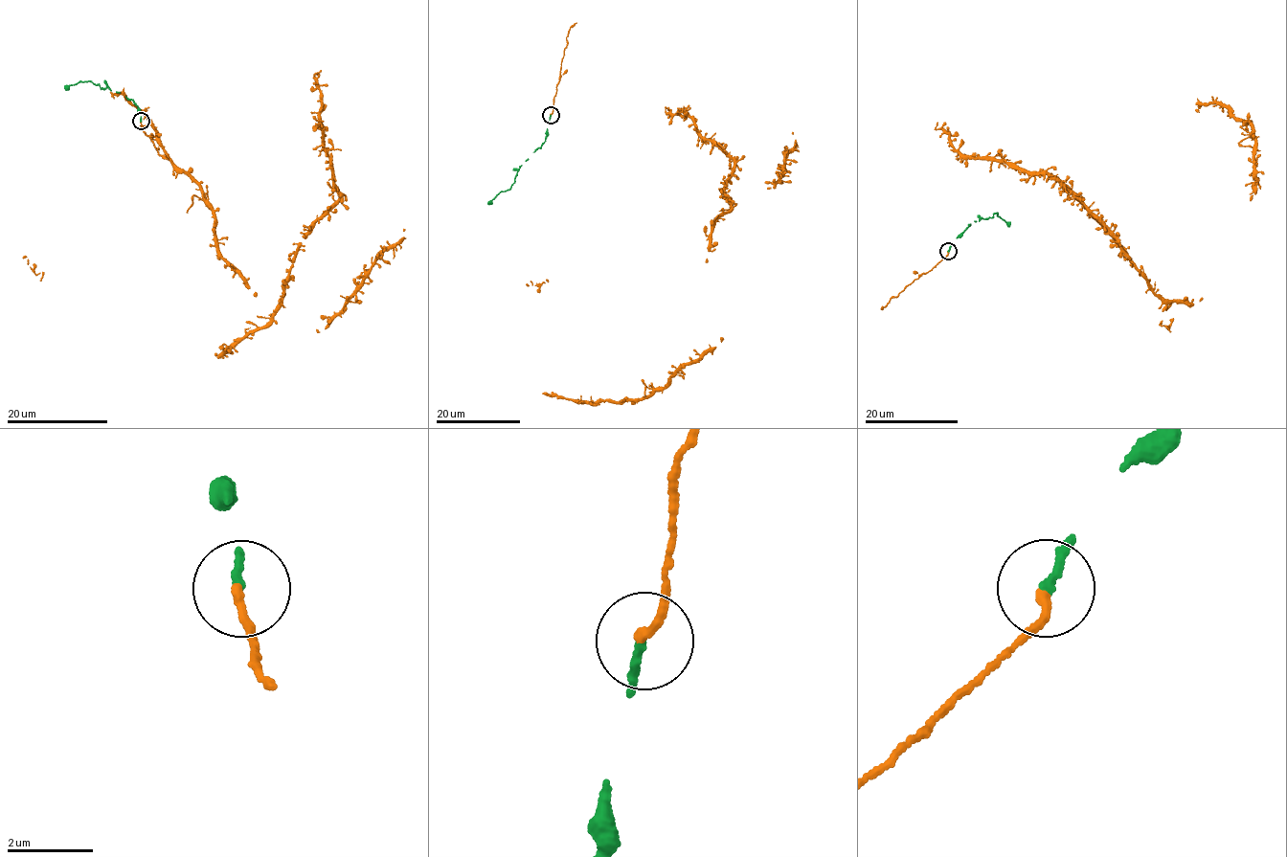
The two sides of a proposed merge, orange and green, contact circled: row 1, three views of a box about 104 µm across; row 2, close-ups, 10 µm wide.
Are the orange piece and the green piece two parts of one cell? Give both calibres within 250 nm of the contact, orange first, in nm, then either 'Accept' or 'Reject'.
Thickness 220 nm (orange) against 190 nm. Accept

